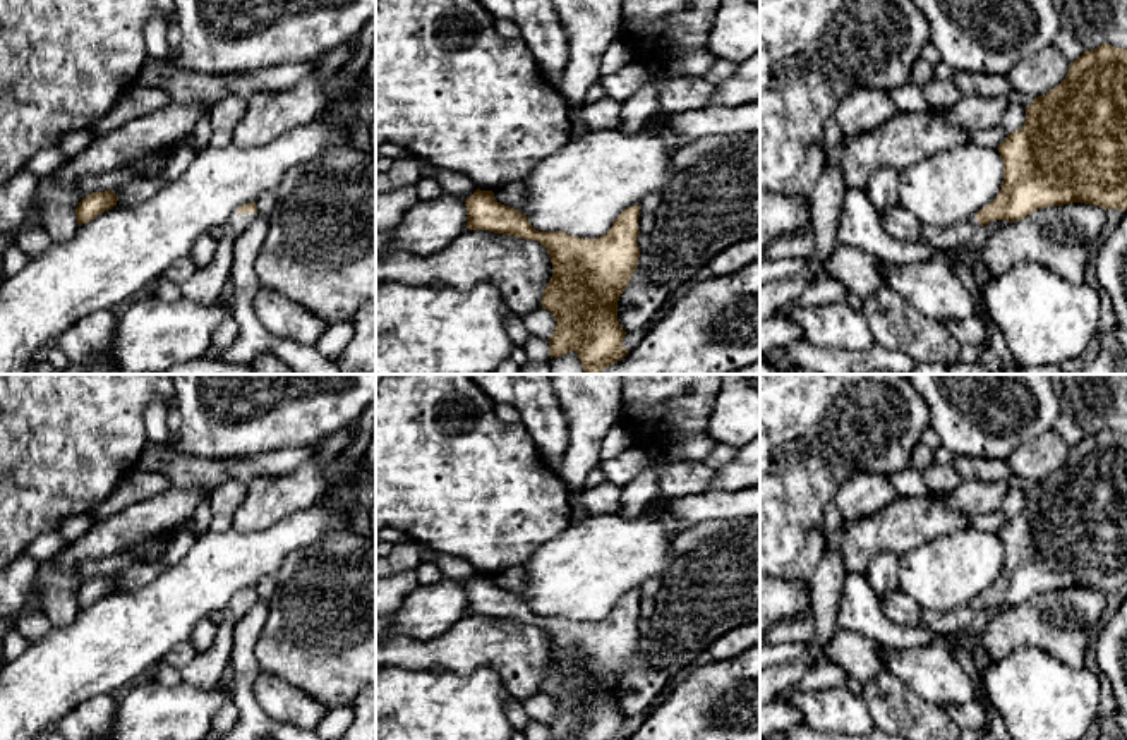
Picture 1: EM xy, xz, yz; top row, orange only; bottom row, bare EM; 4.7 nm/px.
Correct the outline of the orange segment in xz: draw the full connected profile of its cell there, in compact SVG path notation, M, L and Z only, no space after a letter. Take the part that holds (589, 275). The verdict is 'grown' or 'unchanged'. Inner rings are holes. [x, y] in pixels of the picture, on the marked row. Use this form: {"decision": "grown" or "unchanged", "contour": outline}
{"decision": "unchanged", "contour": "M477 189L465 206L468 230L537 240L547 249L552 276L542 307L556 319L551 359L575 350L583 374L599 374L628 354L618 300L638 266L638 204L626 208L599 239L539 232L518 209L497 203L492 191Z"}

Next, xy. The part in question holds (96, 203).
{"decision": "unchanged", "contour": "M115 191L93 192L93 194L86 196L75 209L77 223L79 225L89 223L98 215L117 206L117 201L118 201L118 197L117 197Z"}

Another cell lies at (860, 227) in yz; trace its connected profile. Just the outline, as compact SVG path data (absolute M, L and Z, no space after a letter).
M847 189L842 199L835 244L837 247L863 249L878 261L895 264L928 261L938 251L930 244L899 240L889 235L868 196L853 189Z

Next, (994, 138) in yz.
M998 125L993 129L983 129L971 132L971 144L998 148L1005 139L1007 132Z

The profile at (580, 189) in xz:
M645 129L588 130L571 137L554 155L537 160L523 182L527 201L515 206L539 232L566 232L580 239L599 239L616 218L647 196L662 194L672 173L676 148Z

